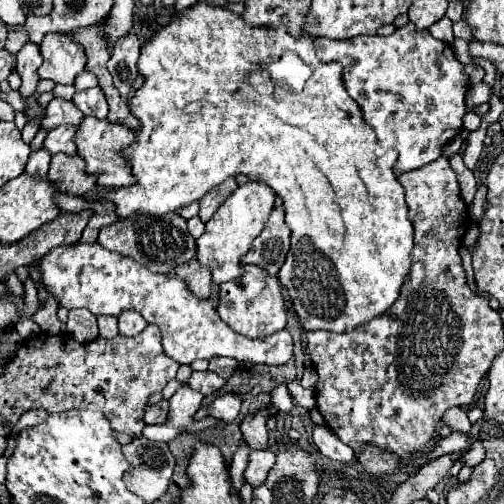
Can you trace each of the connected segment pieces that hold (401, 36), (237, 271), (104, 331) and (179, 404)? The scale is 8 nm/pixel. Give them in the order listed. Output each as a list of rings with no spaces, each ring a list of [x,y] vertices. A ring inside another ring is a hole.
[[[413,22],[397,28],[391,36],[351,38],[349,42],[337,42],[331,38],[315,38],[317,56],[323,62],[339,62],[343,66],[343,84],[349,96],[359,104],[365,122],[375,130],[377,138],[391,144],[399,152],[399,172],[421,168],[443,156],[445,144],[449,144],[463,130],[465,94],[469,90],[463,64],[457,60],[451,44],[431,36],[429,30],[417,30]]]
[[[249,180],[241,184],[205,224],[203,236],[197,240],[197,262],[211,270],[215,284],[235,280],[243,274],[239,258],[251,248],[251,242],[263,230],[273,210],[273,202],[275,202],[273,190],[269,190],[267,184],[263,184],[261,180]]]
[[[101,316],[97,320],[99,320],[99,336],[103,336],[103,338],[115,338],[119,334],[117,318],[113,318],[113,316]]]
[[[187,384],[181,386],[169,400],[167,422],[157,424],[157,426],[145,426],[143,436],[149,440],[169,442],[183,432],[197,432],[197,430],[207,430],[207,428],[217,426],[217,420],[211,416],[203,420],[193,420],[195,412],[201,406],[201,400],[203,400],[203,394],[191,390]]]

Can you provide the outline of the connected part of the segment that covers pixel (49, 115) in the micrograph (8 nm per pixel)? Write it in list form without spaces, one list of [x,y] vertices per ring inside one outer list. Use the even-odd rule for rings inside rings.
[[[53,98],[49,102],[49,106],[45,108],[45,118],[41,120],[41,128],[45,130],[53,130],[61,124],[67,126],[79,126],[83,114],[81,110],[77,110],[77,106],[73,102],[61,100],[61,98]]]

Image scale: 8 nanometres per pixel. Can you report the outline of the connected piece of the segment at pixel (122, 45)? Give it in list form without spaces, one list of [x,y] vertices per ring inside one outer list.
[[[127,34],[119,38],[111,50],[111,58],[107,62],[107,68],[113,76],[115,88],[121,92],[125,100],[129,100],[129,94],[133,94],[133,82],[137,78],[137,60],[141,54],[141,40],[137,34]]]

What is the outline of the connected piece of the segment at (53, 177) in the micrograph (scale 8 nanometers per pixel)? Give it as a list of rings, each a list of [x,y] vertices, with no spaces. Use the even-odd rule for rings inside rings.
[[[55,154],[51,158],[51,168],[47,174],[49,182],[57,184],[57,188],[71,196],[81,196],[93,190],[97,178],[85,172],[85,160],[79,156]]]

